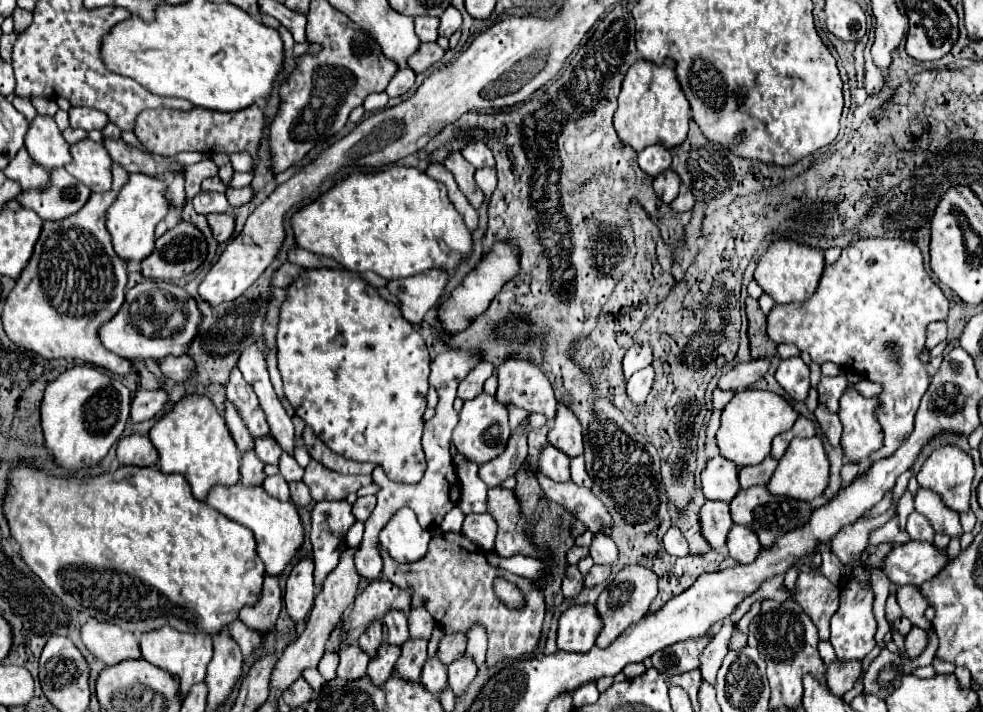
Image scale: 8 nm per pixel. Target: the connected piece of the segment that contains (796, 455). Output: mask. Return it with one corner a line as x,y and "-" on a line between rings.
819,436
813,438
795,438
785,456
779,460
777,472
773,474
773,480
767,484
767,488
773,494
783,494
795,500
805,500
811,502
815,496
823,494
823,490
829,484
829,458
823,448
823,442

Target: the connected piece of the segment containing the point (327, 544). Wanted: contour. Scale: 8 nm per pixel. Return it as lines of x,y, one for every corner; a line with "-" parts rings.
347,500
339,502
317,502
311,510
311,546
313,546
313,562
315,562
315,592
321,592
325,576
339,564
339,552
345,550
343,536
349,526
355,522
351,512
351,504

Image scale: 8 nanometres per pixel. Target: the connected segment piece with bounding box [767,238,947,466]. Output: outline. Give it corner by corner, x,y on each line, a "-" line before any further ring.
861,238
857,240
855,244
843,248
841,256
837,262
833,262
831,266
827,264
823,274
821,274
821,280
819,280
819,286
815,290
815,294
803,302
791,302
791,304
775,304
773,310
769,312
769,338
777,344
795,344
801,352
809,352
811,360
817,362
817,364
823,364
823,362
835,362
839,366
845,366
845,368
855,368
861,376
867,376
869,380
873,382
881,382
883,384
883,392
881,392
881,408
877,410
877,418
883,426
883,432
885,432
885,442
883,442
883,448
873,452
869,456
869,466
877,460
883,460
887,456
891,456
907,438
909,434
913,432
913,418
915,418
915,412
919,408
919,400
923,398
927,386
929,386
929,376
927,376
927,366
919,360
919,354
925,350
925,330
927,326
933,322
933,320
945,320
947,318
947,298
945,294
941,292
941,288
929,278
929,274
925,272
923,268
923,256
921,256
921,250
917,248
917,244
909,242
909,240
893,240
893,238

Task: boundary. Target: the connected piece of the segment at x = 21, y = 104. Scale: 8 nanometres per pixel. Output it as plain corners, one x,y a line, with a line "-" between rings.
15,97
12,104
25,116
29,123
31,123
33,118
37,115
37,111
29,99

